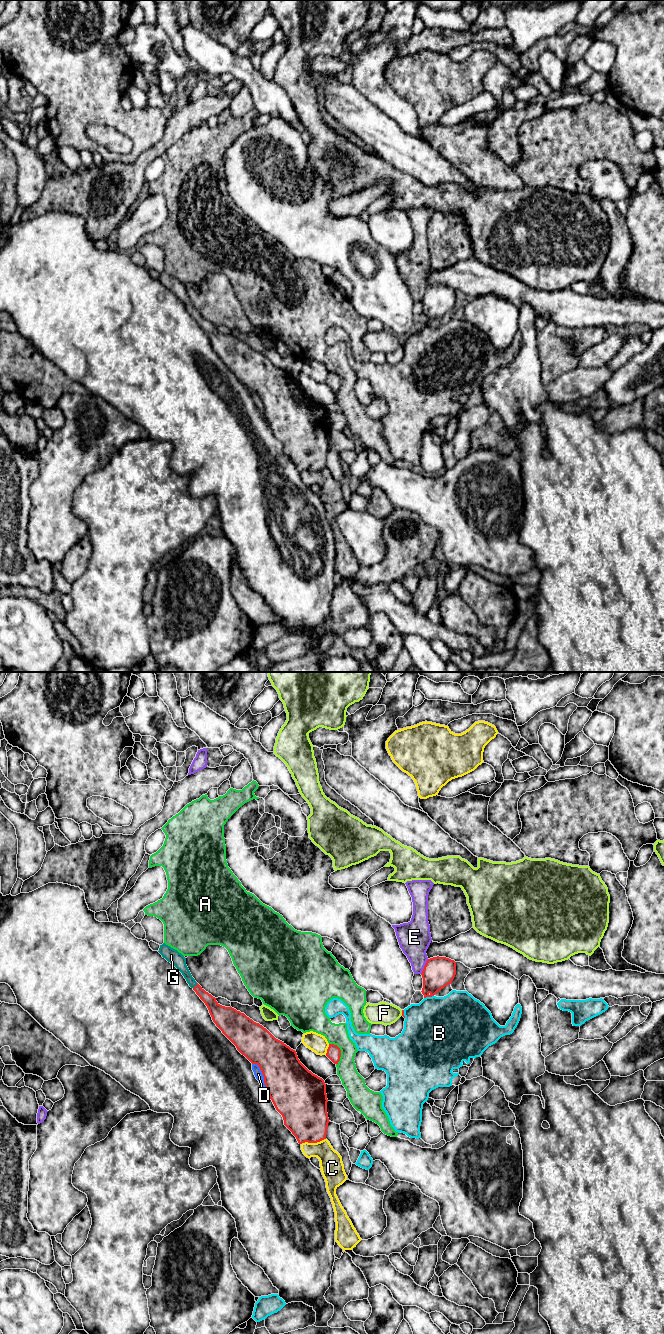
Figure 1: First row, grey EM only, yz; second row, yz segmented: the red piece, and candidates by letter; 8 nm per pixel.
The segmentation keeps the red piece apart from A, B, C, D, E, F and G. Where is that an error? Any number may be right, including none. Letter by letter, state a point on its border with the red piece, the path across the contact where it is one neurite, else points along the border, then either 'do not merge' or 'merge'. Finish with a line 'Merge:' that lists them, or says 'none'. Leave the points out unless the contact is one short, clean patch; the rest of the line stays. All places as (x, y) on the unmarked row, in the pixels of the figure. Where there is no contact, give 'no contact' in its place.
A: contact yz (340, 379); do not merge
B: contact yz (428, 324); do not merge
C: contact yz (313, 470); do not merge
D: contact yz (263, 403); do not merge
E: contact yz (424, 294); do not merge
F: contact yz (402, 340); do not merge
G: contact yz (195, 314); way yz (215, 337), (195, 314), (178, 288); merge
Merge: G

